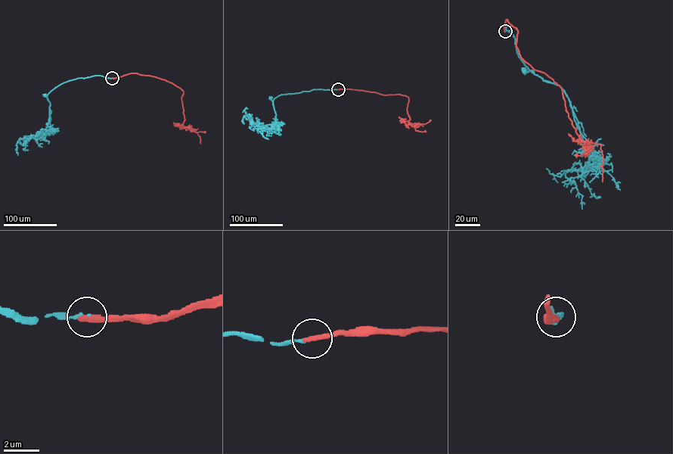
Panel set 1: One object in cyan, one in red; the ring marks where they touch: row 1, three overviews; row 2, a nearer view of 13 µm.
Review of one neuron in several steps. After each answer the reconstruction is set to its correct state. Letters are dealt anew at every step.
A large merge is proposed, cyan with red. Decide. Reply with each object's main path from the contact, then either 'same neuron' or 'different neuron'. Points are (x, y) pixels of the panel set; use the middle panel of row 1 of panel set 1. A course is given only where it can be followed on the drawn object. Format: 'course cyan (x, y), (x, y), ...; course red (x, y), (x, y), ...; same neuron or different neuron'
course cyan (338, 89), (313, 89), (281, 94), (273, 102), (271, 97); course red (338, 89), (405, 95), (409, 99), (407, 109), (410, 119), (408, 122), (416, 131), (426, 132); same neuron

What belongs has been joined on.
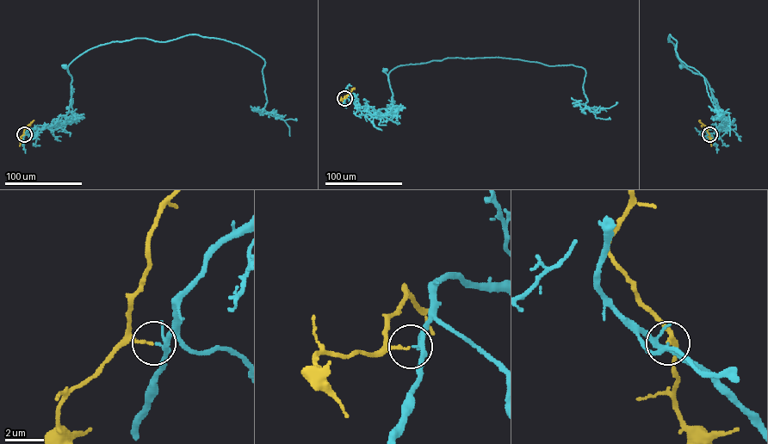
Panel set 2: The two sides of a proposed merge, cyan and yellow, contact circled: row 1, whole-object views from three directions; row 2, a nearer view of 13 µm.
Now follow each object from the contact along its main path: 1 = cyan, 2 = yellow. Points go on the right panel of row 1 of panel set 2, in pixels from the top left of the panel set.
1: (709, 134), (707, 129), (718, 130), (721, 123), (709, 86), (702, 76), (686, 66), (680, 66)
2: (709, 134), (708, 128), (699, 120)

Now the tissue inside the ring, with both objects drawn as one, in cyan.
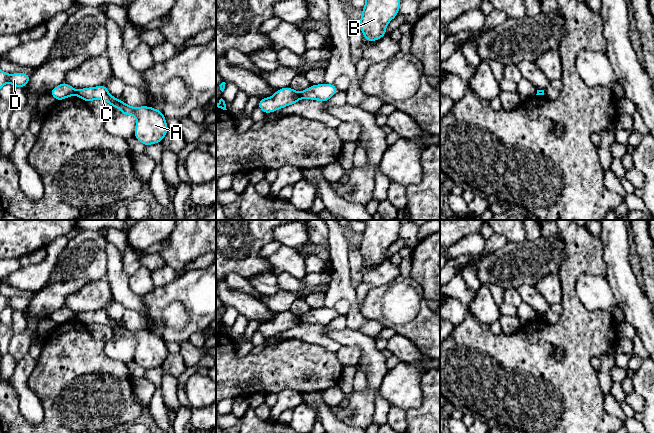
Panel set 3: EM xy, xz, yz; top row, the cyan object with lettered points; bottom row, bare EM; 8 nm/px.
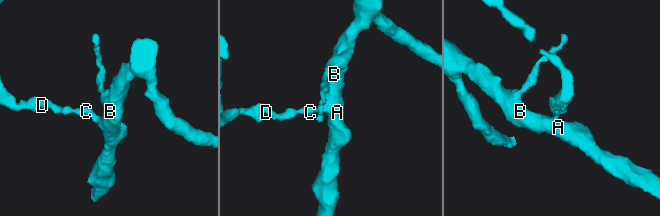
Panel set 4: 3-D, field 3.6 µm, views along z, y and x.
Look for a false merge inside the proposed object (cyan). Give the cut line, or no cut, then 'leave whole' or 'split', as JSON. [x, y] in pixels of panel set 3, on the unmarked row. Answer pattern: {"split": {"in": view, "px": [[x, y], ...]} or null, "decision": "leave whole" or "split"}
{"split": {"in": "xz", "px": [[299, 317], [301, 322]]}, "decision": "split"}

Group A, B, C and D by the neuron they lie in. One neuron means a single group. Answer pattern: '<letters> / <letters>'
A B C / D

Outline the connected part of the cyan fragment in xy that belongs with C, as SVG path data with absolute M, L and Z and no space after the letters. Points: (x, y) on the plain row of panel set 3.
M106 309L78 313L76 320L88 327L92 324L102 324L113 332L120 332L121 339L134 339L136 341L134 361L144 370L161 367L169 355L162 335L149 330L129 330L113 321Z

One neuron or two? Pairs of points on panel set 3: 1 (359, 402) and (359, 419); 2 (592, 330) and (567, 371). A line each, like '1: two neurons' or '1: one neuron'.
1: one neuron
2: one neuron

